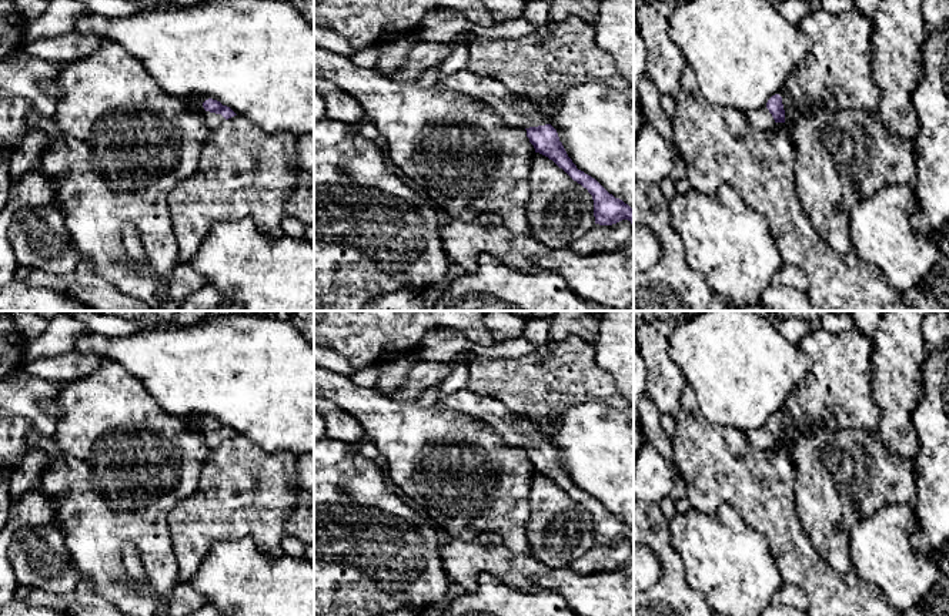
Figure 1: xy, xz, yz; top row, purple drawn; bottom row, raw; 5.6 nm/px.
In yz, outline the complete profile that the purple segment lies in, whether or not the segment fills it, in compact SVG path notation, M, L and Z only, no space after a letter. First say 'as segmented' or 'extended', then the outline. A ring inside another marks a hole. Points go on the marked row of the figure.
extended | M775 94L768 100L763 108L751 110L745 113L745 116L753 128L768 131L776 123L785 123L782 97L779 94Z

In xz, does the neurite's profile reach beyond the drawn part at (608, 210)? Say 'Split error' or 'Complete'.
Split error

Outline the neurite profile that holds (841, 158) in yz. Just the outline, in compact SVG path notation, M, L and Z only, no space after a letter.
M823 103L812 114L796 118L791 138L796 195L813 228L841 255L852 251L849 215L859 202L888 185L916 185L913 143L889 131L878 111L849 108L832 113Z

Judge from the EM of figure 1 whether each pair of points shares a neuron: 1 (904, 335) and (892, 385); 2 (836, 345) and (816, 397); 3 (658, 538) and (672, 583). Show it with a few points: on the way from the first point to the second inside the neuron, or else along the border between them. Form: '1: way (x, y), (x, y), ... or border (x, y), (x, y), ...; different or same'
1: way (898, 348), (896, 372); same
2: way (836, 358), (836, 374), (826, 384); same
3: way (662, 549), (671, 561), (672, 572); same

